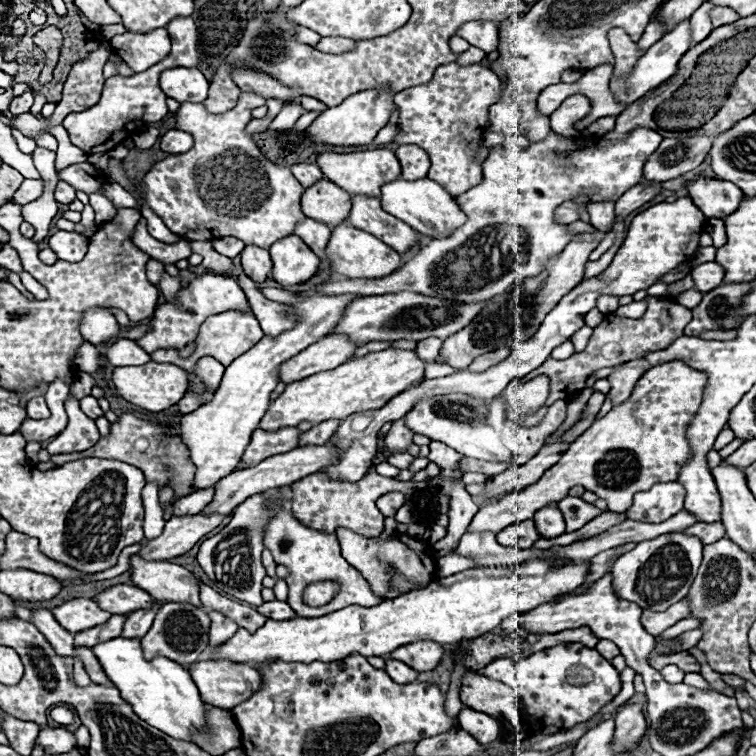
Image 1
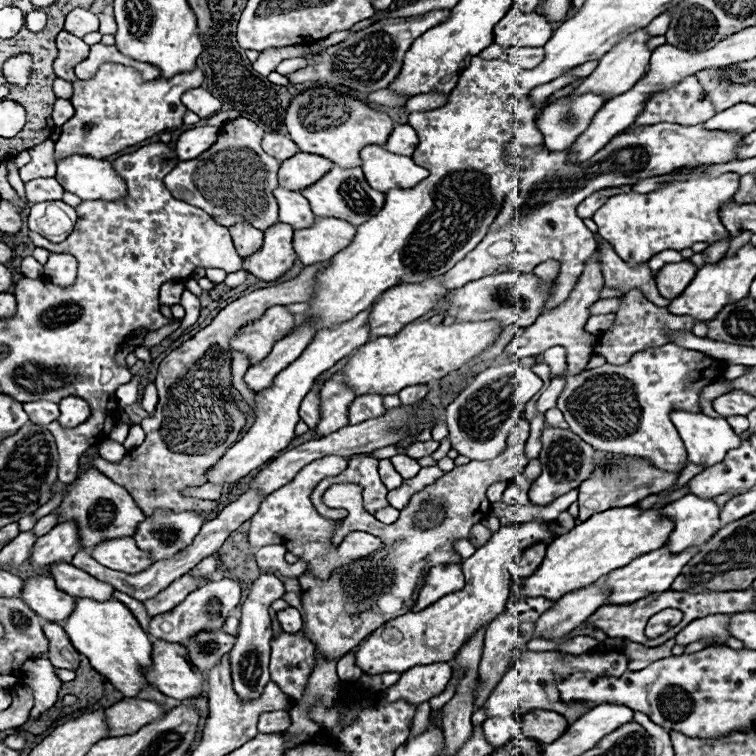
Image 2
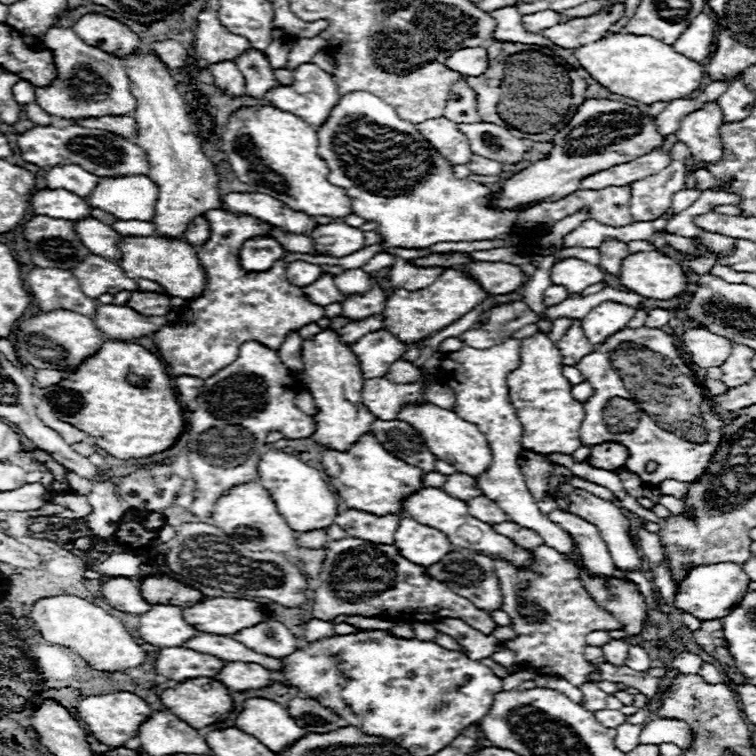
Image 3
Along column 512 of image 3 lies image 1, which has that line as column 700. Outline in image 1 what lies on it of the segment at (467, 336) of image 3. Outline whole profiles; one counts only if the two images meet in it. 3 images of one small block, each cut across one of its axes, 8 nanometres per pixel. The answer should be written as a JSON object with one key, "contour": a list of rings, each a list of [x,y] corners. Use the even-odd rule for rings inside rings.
{"contour":[[[722,284],[706,292],[702,302],[692,308],[692,322],[684,328],[686,336],[700,336],[706,330],[718,330],[722,320],[740,306],[742,298],[752,290],[752,284]]]}

